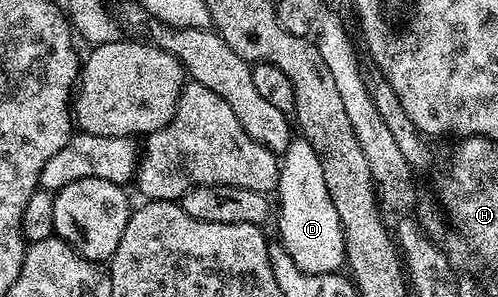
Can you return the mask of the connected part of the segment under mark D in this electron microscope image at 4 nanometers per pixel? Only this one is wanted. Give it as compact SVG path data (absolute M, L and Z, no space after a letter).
M302 136L294 137L282 153L278 180L279 234L281 246L307 273L340 271L345 264L345 232L327 188L326 172L314 147Z

